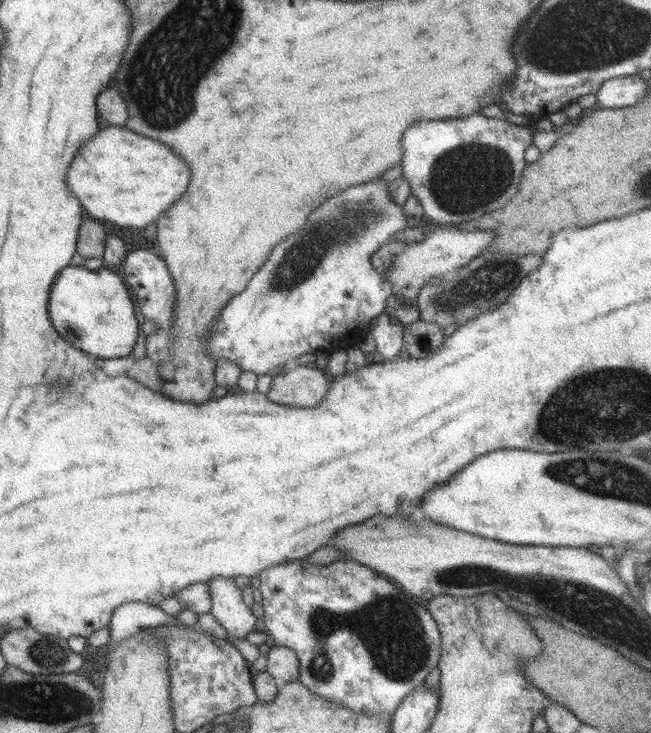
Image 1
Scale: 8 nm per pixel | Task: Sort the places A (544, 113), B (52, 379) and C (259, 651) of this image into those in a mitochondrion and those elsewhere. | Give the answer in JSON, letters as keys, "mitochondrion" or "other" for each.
{"A":"other","B":"mitochondrion","C":"other"}

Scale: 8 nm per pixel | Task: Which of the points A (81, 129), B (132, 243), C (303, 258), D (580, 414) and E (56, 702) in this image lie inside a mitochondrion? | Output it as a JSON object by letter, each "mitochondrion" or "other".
{"A":"other","B":"other","C":"mitochondrion","D":"mitochondrion","E":"mitochondrion"}

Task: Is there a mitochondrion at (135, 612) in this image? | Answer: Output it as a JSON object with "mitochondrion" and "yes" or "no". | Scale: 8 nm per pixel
{"mitochondrion":"no"}

